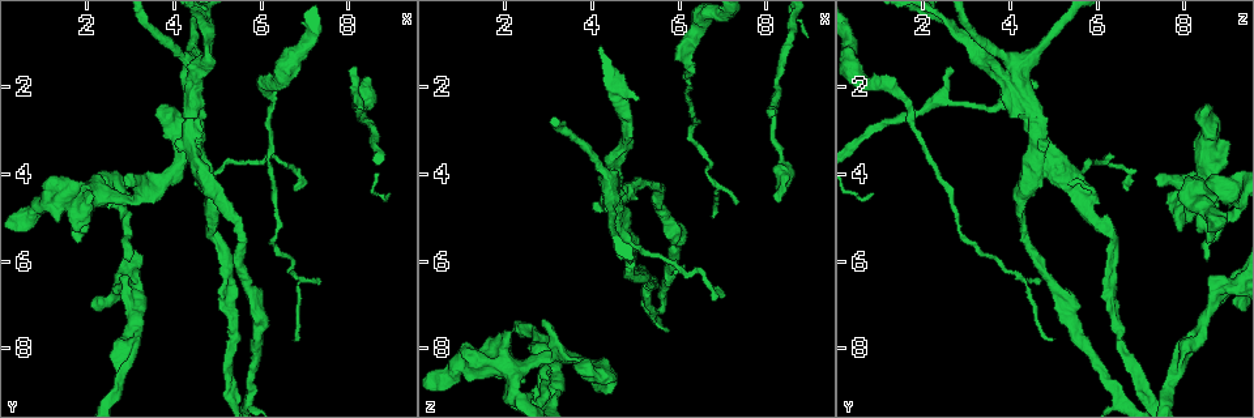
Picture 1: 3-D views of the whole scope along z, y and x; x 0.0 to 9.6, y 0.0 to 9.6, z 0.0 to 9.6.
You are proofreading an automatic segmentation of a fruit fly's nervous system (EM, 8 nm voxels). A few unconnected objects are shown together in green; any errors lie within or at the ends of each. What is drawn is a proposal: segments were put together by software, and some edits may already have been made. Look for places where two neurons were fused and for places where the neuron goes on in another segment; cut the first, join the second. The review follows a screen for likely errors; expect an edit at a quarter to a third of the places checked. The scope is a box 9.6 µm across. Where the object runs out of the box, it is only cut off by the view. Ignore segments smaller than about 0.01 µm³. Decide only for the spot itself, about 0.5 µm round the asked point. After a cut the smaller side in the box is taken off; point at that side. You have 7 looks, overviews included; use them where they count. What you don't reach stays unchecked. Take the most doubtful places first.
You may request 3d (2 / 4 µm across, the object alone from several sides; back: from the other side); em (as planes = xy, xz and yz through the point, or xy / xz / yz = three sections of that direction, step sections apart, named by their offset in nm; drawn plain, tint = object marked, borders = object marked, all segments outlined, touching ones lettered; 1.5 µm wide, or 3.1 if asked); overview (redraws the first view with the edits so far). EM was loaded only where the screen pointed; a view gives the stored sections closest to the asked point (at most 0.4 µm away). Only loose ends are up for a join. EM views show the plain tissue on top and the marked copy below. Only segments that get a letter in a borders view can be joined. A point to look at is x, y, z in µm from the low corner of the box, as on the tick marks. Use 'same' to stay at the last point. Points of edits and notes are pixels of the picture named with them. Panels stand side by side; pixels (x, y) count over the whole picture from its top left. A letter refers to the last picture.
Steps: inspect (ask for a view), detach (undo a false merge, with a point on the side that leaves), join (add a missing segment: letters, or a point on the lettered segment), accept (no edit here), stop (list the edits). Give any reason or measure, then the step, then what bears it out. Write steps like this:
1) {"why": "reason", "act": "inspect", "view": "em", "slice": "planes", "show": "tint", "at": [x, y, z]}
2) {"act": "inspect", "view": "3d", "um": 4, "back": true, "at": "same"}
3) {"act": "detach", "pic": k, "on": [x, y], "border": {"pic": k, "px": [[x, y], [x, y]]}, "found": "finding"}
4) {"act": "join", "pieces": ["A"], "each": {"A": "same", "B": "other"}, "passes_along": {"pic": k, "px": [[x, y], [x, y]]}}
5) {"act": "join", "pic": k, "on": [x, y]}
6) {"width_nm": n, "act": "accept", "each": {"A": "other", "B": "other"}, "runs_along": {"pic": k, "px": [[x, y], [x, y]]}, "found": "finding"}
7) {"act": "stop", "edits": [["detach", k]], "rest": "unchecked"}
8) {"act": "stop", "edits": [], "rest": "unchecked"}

{"why": "sharp bend", "act": "inspect", "view": "em", "slice": "planes", "show": "borders", "at": [6.75, 3.80, 6.70]}

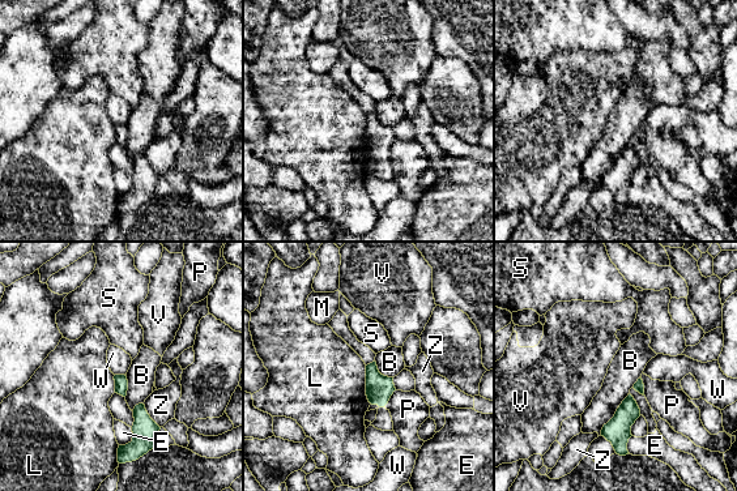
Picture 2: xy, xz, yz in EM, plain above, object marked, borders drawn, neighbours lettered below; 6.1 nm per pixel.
{"width_nm": 80, "act": "accept", "each": {"B": "other", "E": "other", "L": "other", "M": "other", "P": "other", "S": "other", "V": "other", "W": "other", "Z": "other"}, "found": "one neuron here"}

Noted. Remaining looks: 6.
{"why": "free end", "act": "inspect", "view": "3d", "um": 4, "at": [4.15, 3.65, 9.05]}

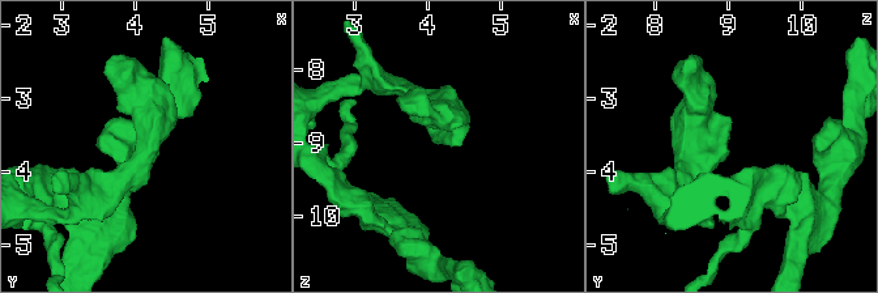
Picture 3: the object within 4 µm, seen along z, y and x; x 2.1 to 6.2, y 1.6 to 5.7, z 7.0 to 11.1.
{"act": "inspect", "view": "em", "slice": "xy", "step": 8, "show": "borders", "at": [4.15, 3.60, 9.00]}

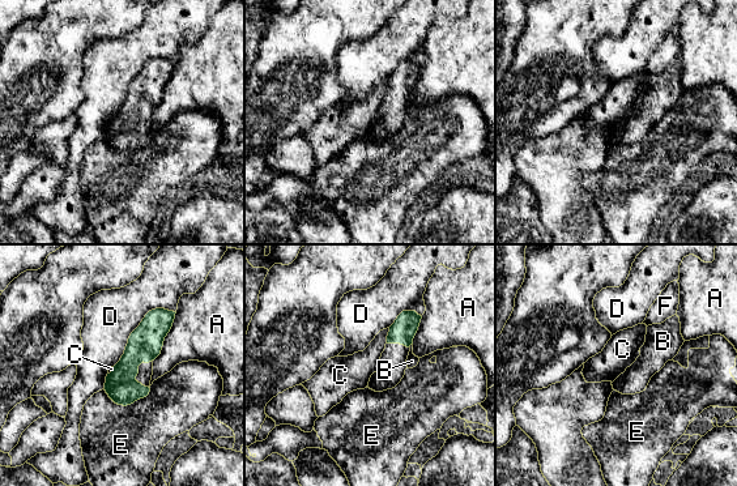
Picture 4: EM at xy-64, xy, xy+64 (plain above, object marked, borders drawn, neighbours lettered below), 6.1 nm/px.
{"act": "inspect", "view": "em", "slice": "planes", "show": "borders", "at": "same"}

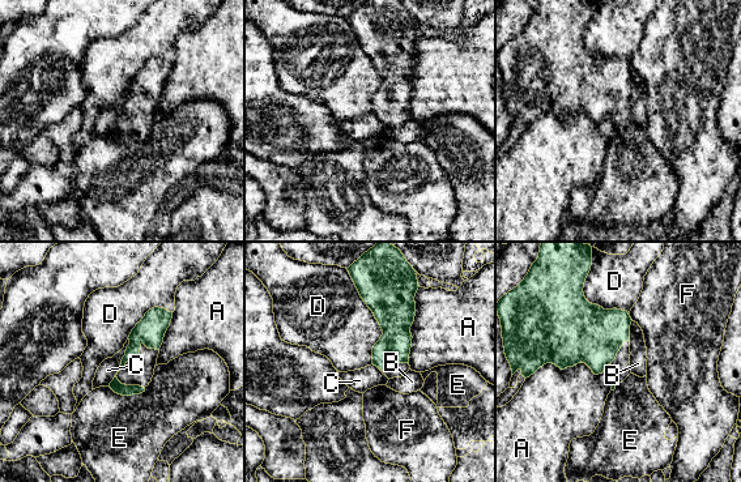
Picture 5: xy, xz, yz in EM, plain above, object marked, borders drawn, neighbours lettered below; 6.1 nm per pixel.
{"act": "accept", "each": {"A": "other", "B": "other", "C": "other", "D": "other", "E": "other", "F": "other"}, "border": {"pic": 5, "px": [[128, 338], [126, 354], [119, 369]]}, "found": "none of them fits"}

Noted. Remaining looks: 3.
{"why": "calibre changes", "act": "inspect", "view": "3d", "um": 4, "at": [4.85, 5.35, 6.25]}

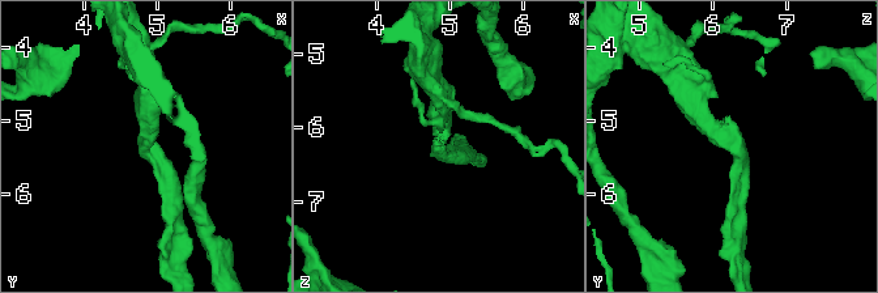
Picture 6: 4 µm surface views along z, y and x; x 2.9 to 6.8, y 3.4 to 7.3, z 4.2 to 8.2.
{"arm_widths_nm": [170, 340], "act": "inspect", "view": "em", "slice": "yz", "step": 8, "show": "borders", "at": [4.85, 5.35, 6.25]}

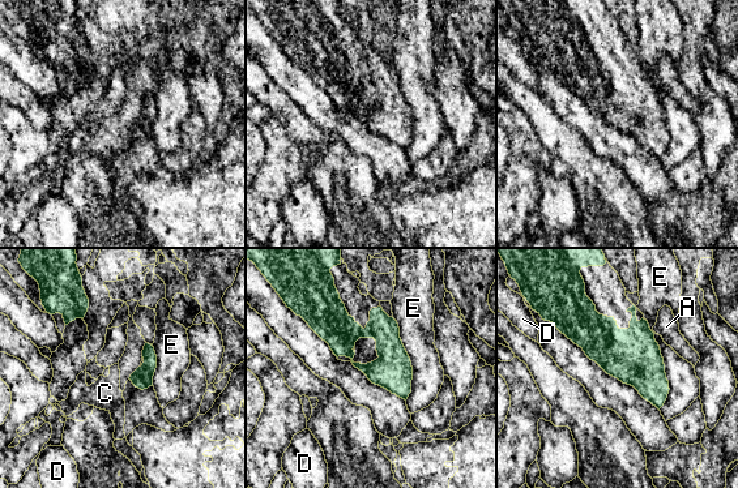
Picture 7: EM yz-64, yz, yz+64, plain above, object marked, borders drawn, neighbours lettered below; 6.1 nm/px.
{"why": "cut it another way", "act": "inspect", "view": "em", "slice": "planes", "show": "borders", "at": "same"}

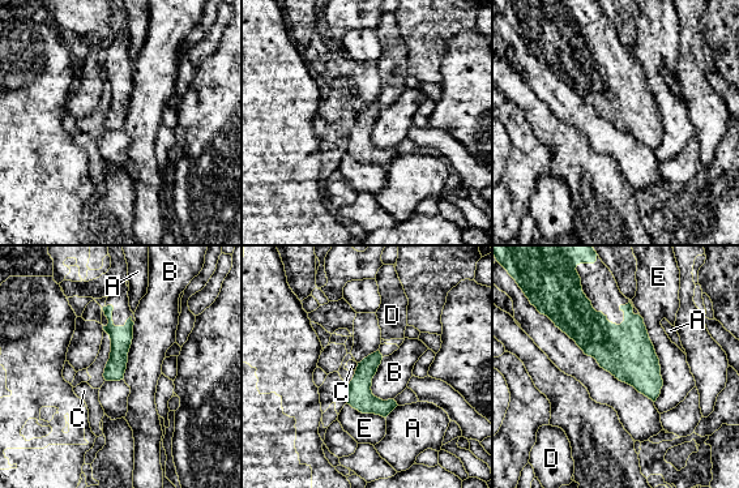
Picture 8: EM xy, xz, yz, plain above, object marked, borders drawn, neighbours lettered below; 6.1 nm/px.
{"act": "accept", "each": {"A": "other", "B": "other", "C": "other", "D": "other", "E": "other"}, "border": {"pic": 8, "px": [[383, 358], [371, 392], [387, 401]]}, "found": "continuous, no second neuron"}

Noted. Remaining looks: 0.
{"act": "stop", "edits": [], "rest": "unchecked"}

